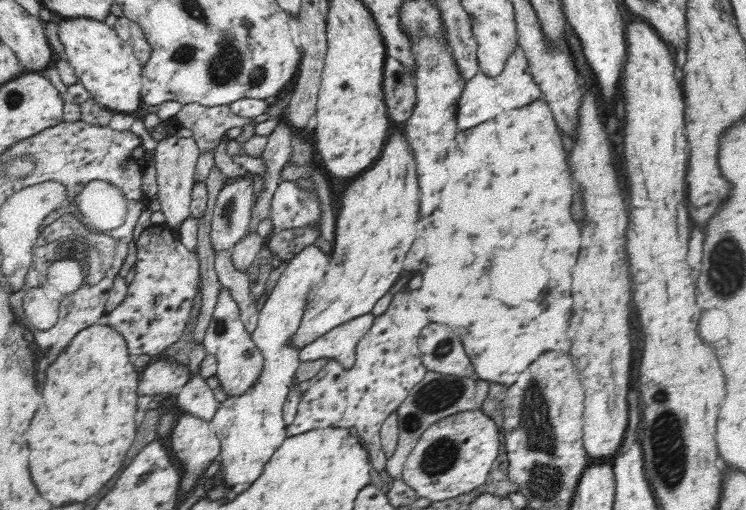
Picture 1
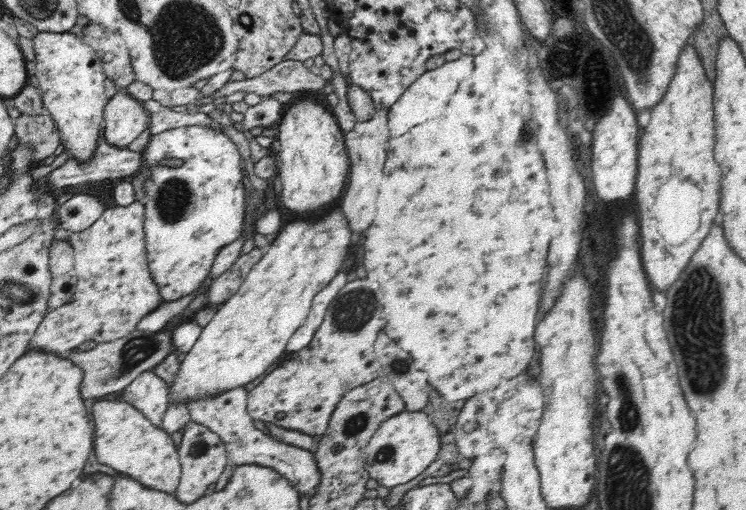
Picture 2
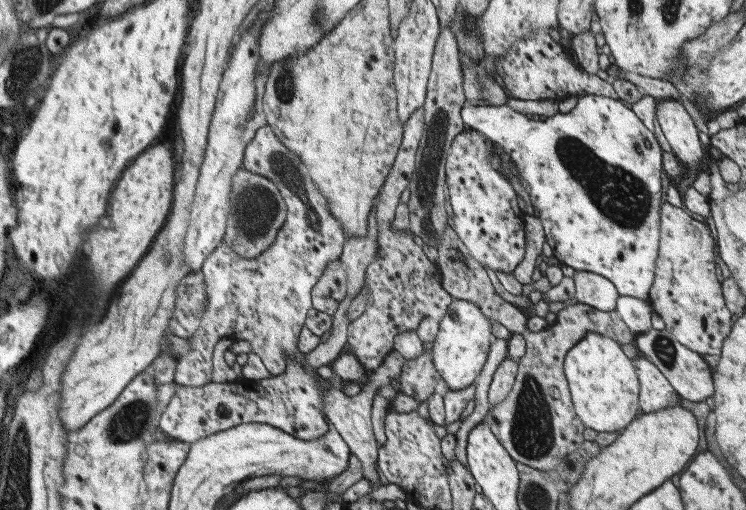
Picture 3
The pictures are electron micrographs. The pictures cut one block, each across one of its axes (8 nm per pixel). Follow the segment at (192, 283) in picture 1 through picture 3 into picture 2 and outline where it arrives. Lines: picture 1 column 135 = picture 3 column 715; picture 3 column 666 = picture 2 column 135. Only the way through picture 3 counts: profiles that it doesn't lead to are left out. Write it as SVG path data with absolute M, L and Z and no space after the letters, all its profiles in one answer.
M142 200L130 206L114 206L106 208L106 212L98 218L98 222L78 234L72 234L68 244L74 250L74 270L78 272L76 288L74 288L74 298L70 304L64 304L62 308L50 310L44 314L44 320L36 328L36 334L32 336L28 350L44 350L50 354L70 354L78 352L78 346L84 342L112 342L122 336L128 336L130 332L138 330L138 322L160 308L164 304L162 300L162 290L160 284L152 280L152 272L148 270L148 256L146 256L146 230L144 230L144 204Z

